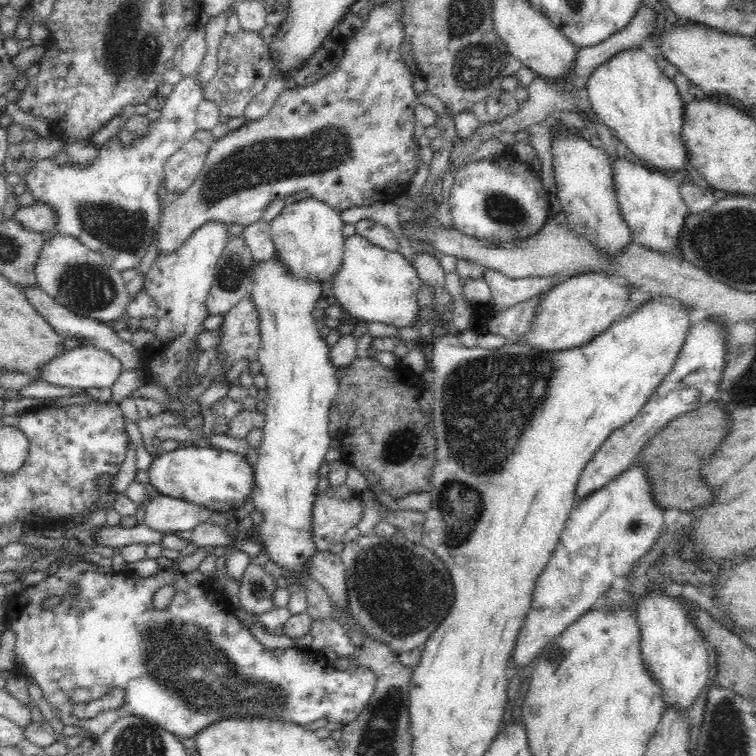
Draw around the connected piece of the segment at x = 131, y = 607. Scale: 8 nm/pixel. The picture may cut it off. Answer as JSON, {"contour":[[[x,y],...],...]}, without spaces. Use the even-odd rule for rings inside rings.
{"contour":[[[69,558],[69,561],[62,562],[61,568],[55,575],[42,579],[38,584],[30,586],[30,588],[23,589],[22,592],[14,597],[16,600],[10,602],[8,612],[16,614],[16,616],[8,614],[8,618],[10,618],[11,628],[13,628],[17,635],[15,644],[17,667],[26,677],[36,680],[42,689],[42,693],[44,693],[46,701],[53,707],[58,719],[64,725],[86,729],[89,736],[92,736],[94,739],[102,736],[118,720],[132,714],[156,724],[156,726],[174,734],[177,738],[194,737],[198,734],[198,730],[202,730],[204,726],[208,726],[208,724],[212,724],[212,722],[216,722],[220,718],[230,718],[230,716],[236,716],[236,714],[239,714],[239,716],[268,716],[269,718],[284,720],[285,722],[294,722],[302,727],[308,727],[309,724],[313,724],[321,718],[326,718],[333,723],[344,723],[347,725],[354,721],[358,717],[358,714],[364,710],[364,706],[368,704],[370,695],[374,692],[374,687],[377,683],[377,676],[369,668],[356,665],[349,671],[340,672],[340,670],[334,670],[322,655],[315,653],[311,649],[297,647],[268,648],[256,642],[252,634],[245,628],[242,628],[235,612],[230,611],[229,607],[222,601],[221,596],[204,592],[201,586],[191,585],[186,581],[185,575],[180,572],[172,573],[159,570],[156,574],[148,577],[140,577],[140,575],[134,574],[134,572],[126,572],[125,574],[124,571],[104,573],[100,572],[94,563],[86,561],[85,558]],[[75,585],[81,588],[81,594],[79,597],[71,599],[70,595],[68,595],[68,587]],[[164,585],[172,585],[175,593],[170,606],[164,612],[160,612],[152,608],[152,595],[155,590]],[[54,596],[58,596],[58,603],[52,608],[44,607],[44,602]],[[114,688],[123,690],[125,693],[122,706],[106,714],[99,714],[90,720],[82,720],[82,718],[74,715],[73,706],[79,704],[86,705],[92,700],[98,700]]]}

